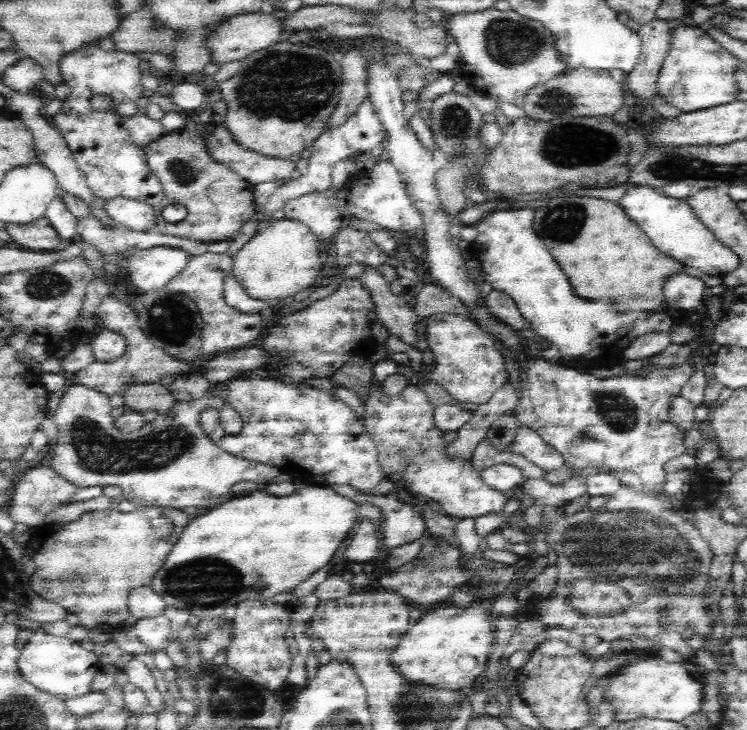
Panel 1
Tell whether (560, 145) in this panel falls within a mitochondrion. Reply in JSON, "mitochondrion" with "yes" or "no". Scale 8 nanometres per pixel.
{"mitochondrion":"yes"}

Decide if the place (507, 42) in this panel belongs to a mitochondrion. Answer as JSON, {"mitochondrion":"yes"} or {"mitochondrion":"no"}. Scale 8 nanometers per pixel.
{"mitochondrion":"yes"}

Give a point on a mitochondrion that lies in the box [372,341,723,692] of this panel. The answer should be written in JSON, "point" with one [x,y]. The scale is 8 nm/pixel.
{"point":[630,542]}

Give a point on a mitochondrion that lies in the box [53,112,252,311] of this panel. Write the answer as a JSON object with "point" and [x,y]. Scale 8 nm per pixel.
{"point":[185,173]}

